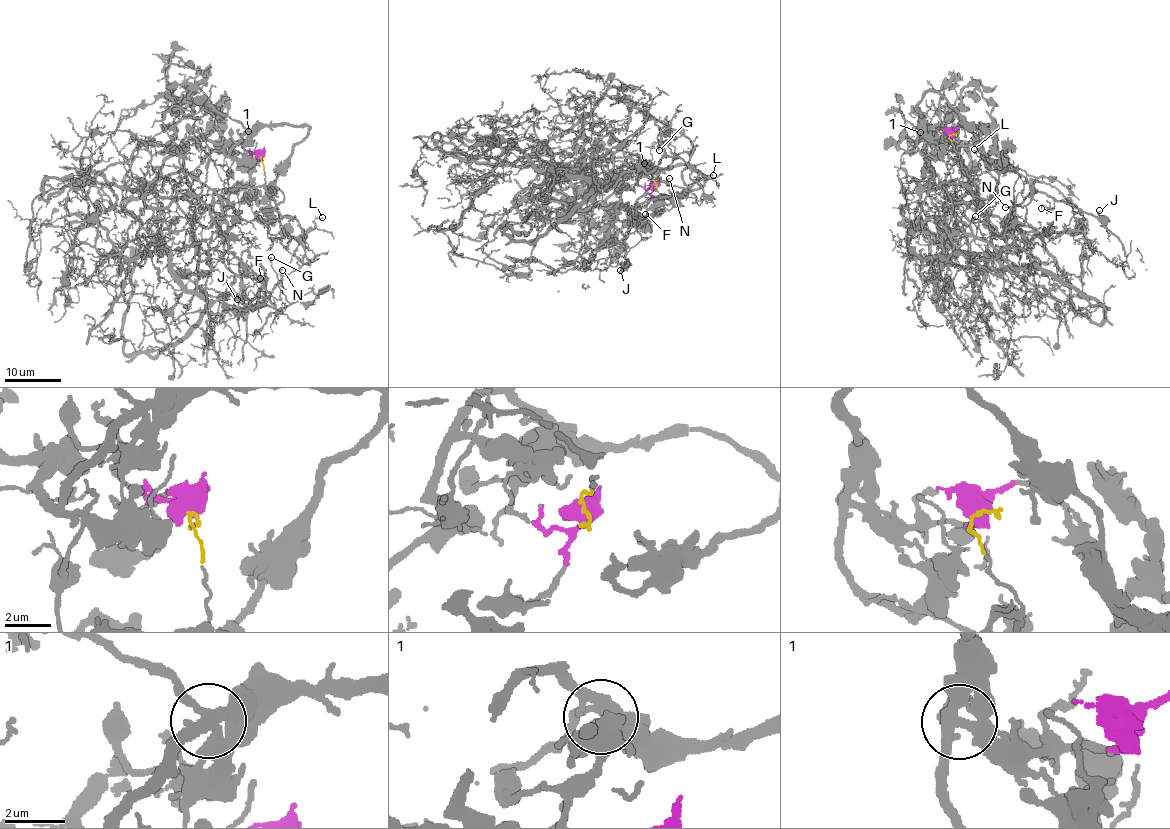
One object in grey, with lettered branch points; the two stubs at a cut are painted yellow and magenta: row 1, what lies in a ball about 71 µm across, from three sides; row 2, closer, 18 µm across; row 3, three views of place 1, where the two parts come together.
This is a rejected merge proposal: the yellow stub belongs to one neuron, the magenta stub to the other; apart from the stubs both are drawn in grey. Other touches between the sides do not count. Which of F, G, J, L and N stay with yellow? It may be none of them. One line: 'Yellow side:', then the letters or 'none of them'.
Yellow side: F, J, N

